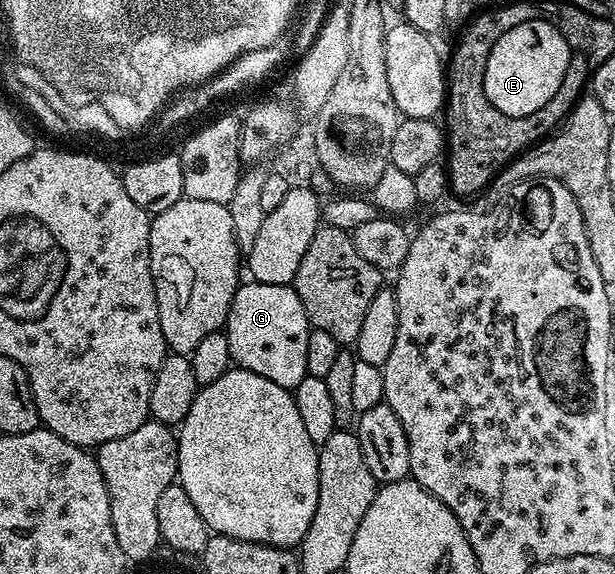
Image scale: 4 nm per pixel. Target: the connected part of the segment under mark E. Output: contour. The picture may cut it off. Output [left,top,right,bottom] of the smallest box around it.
[484,21,571,117]

